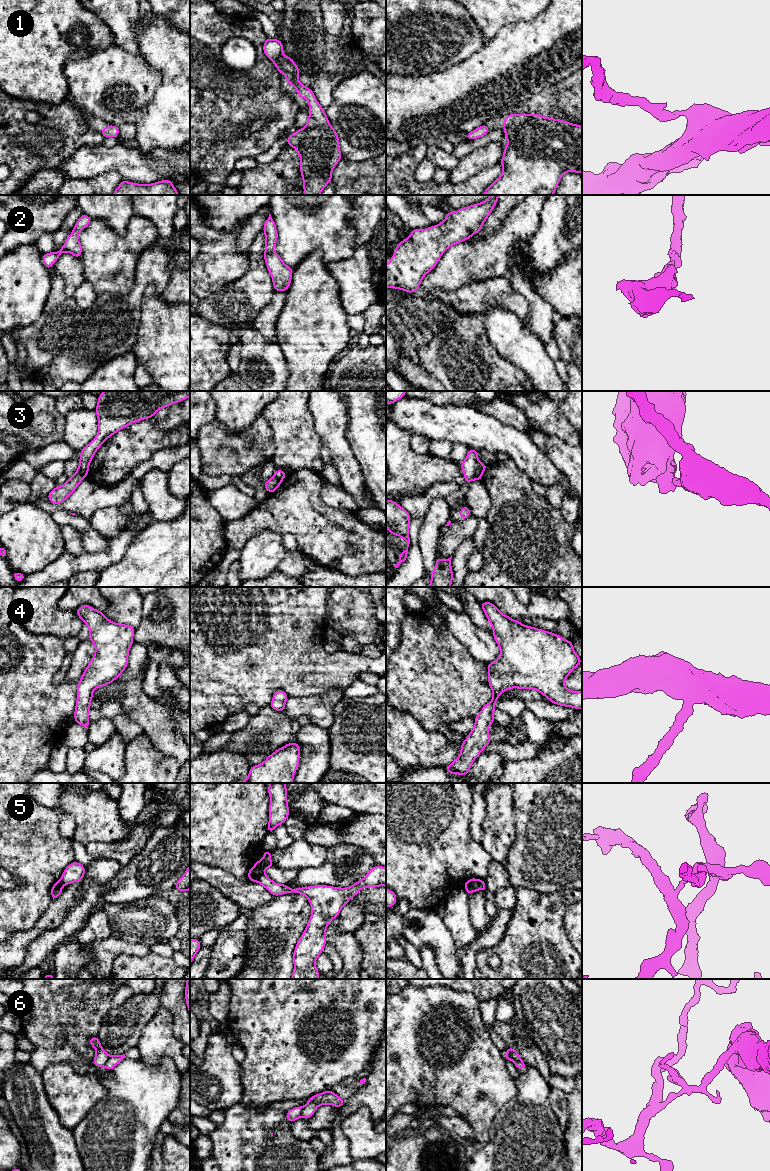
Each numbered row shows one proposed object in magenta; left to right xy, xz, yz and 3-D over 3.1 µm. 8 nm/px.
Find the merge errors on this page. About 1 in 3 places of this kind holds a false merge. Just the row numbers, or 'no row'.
3, 5, 6

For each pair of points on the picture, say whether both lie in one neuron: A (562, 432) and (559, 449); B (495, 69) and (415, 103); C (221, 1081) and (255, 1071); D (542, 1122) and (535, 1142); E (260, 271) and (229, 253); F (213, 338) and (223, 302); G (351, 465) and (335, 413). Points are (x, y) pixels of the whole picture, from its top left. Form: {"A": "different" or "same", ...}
{"A": "different", "B": "same", "C": "different", "D": "same", "E": "different", "F": "different", "G": "same"}

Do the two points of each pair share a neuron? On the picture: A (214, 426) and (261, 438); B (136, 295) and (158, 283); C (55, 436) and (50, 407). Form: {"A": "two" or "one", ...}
{"A": "one", "B": "one", "C": "one"}

